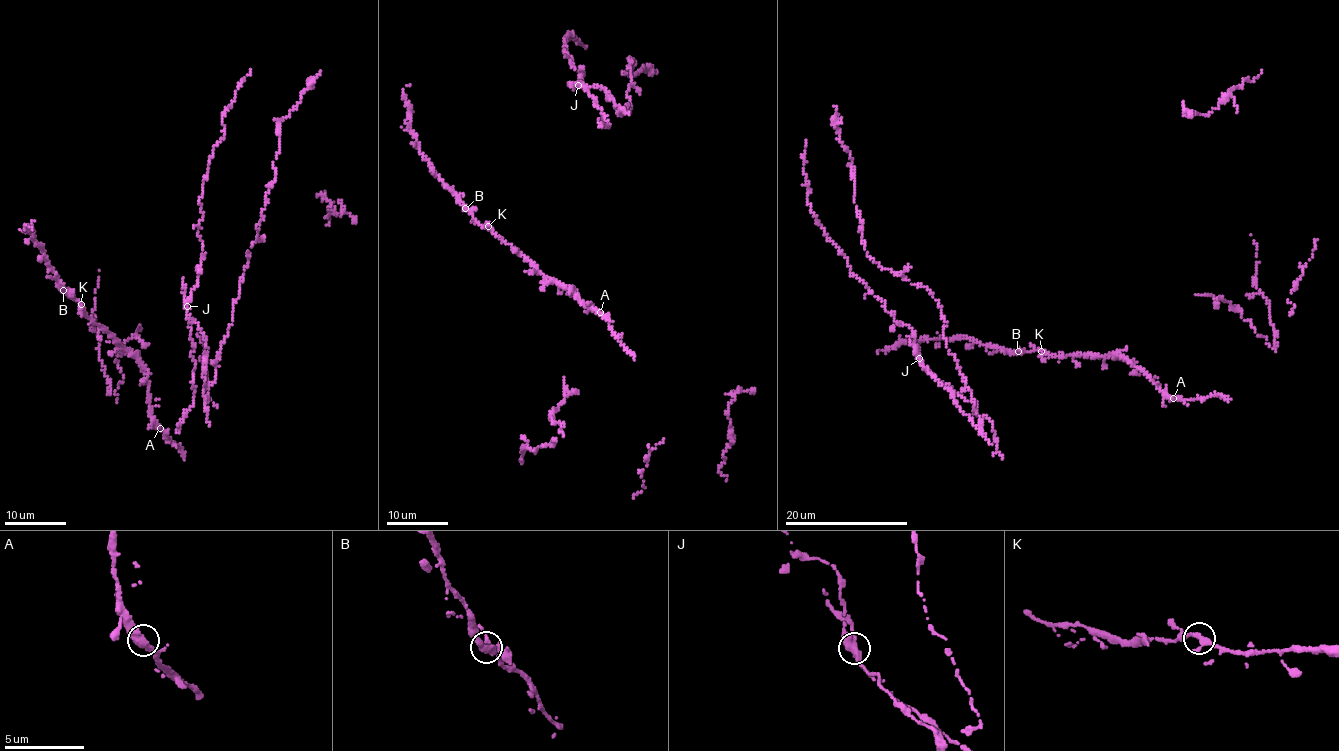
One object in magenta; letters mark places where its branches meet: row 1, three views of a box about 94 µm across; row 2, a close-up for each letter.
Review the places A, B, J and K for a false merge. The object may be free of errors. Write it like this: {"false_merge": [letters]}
{"false_merge": ["J"]}

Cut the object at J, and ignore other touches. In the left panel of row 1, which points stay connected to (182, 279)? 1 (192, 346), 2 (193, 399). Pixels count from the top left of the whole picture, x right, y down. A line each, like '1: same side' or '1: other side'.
1: other side
2: other side

